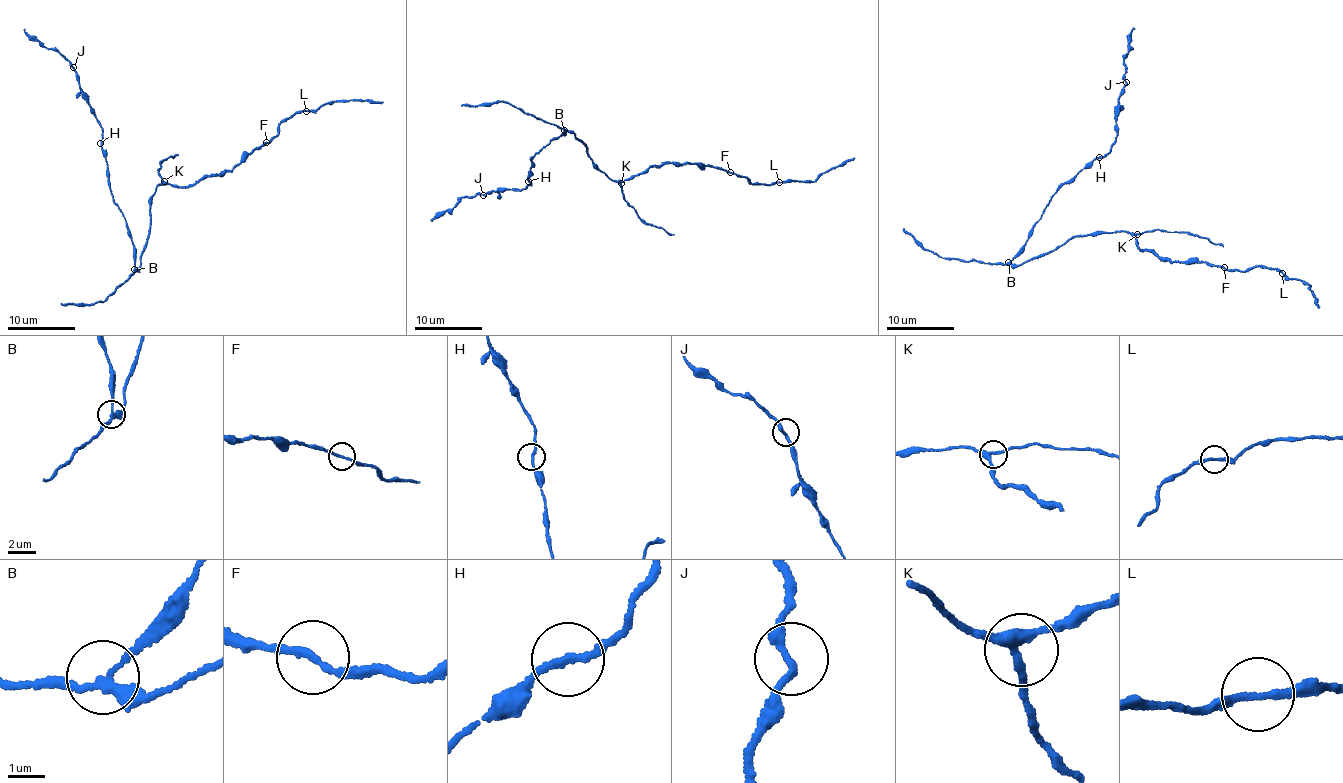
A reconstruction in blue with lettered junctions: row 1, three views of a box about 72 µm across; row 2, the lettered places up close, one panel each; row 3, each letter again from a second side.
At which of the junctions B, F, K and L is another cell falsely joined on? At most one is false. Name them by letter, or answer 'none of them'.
B

